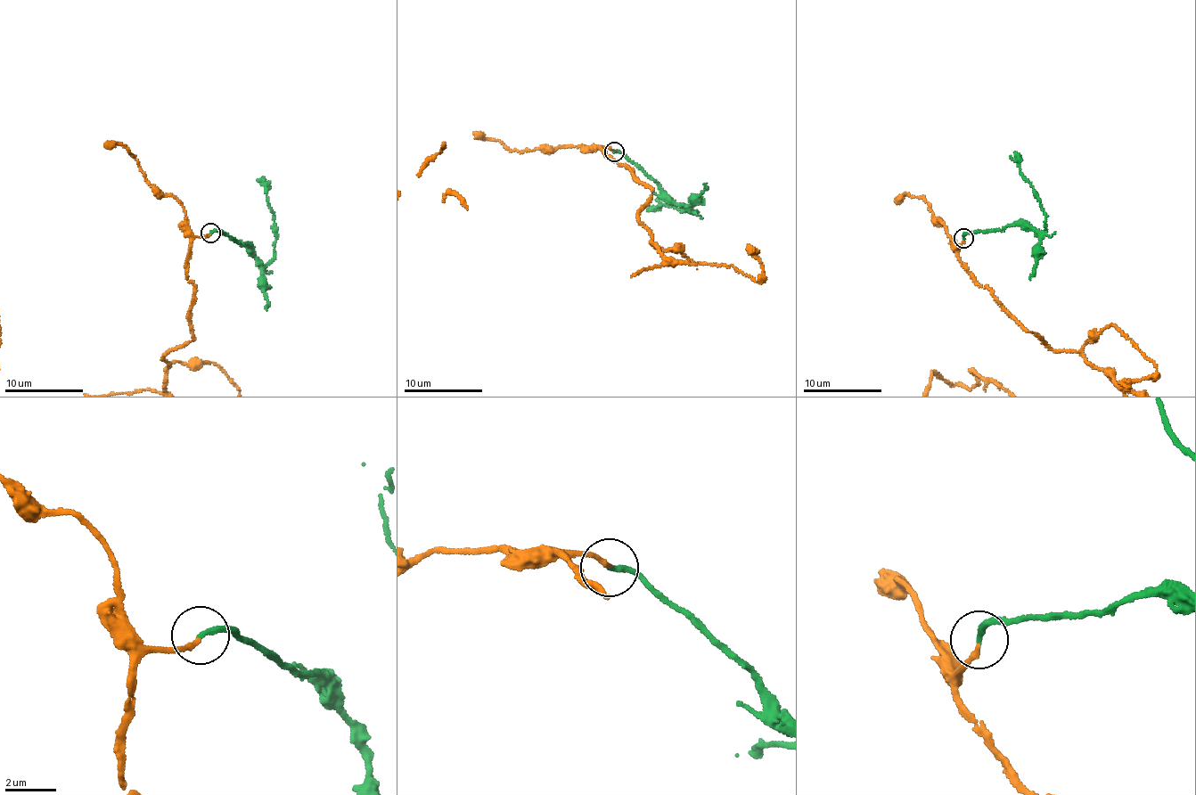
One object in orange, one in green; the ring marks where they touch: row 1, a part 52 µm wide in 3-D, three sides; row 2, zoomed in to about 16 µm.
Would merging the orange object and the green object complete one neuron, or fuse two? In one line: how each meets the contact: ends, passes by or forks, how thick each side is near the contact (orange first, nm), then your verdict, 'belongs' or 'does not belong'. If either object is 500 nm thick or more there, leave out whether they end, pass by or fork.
orange ends there; green ends there; 180 nm thick on the orange side, 240 nm on the other; belongs

